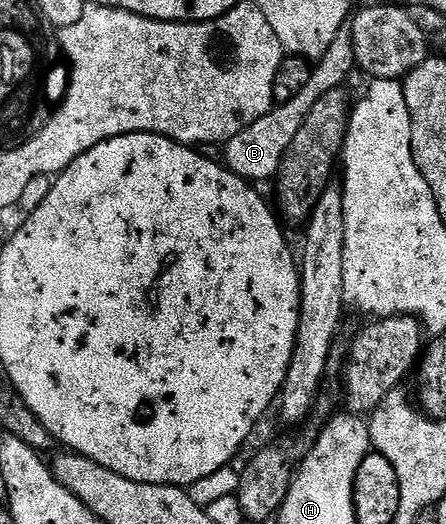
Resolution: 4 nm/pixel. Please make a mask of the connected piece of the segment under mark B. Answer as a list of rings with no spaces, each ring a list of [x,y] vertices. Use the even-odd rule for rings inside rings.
[[[348,22],[338,30],[329,49],[312,66],[309,82],[304,89],[301,89],[297,97],[293,97],[292,101],[287,103],[274,106],[270,111],[267,111],[265,117],[258,118],[253,125],[247,126],[241,133],[226,140],[223,147],[225,149],[223,163],[227,170],[250,183],[276,178],[280,163],[294,138],[297,137],[301,125],[308,119],[310,110],[317,105],[317,101],[321,97],[325,97],[326,93],[340,90],[352,71],[356,70],[356,64],[352,27]]]

